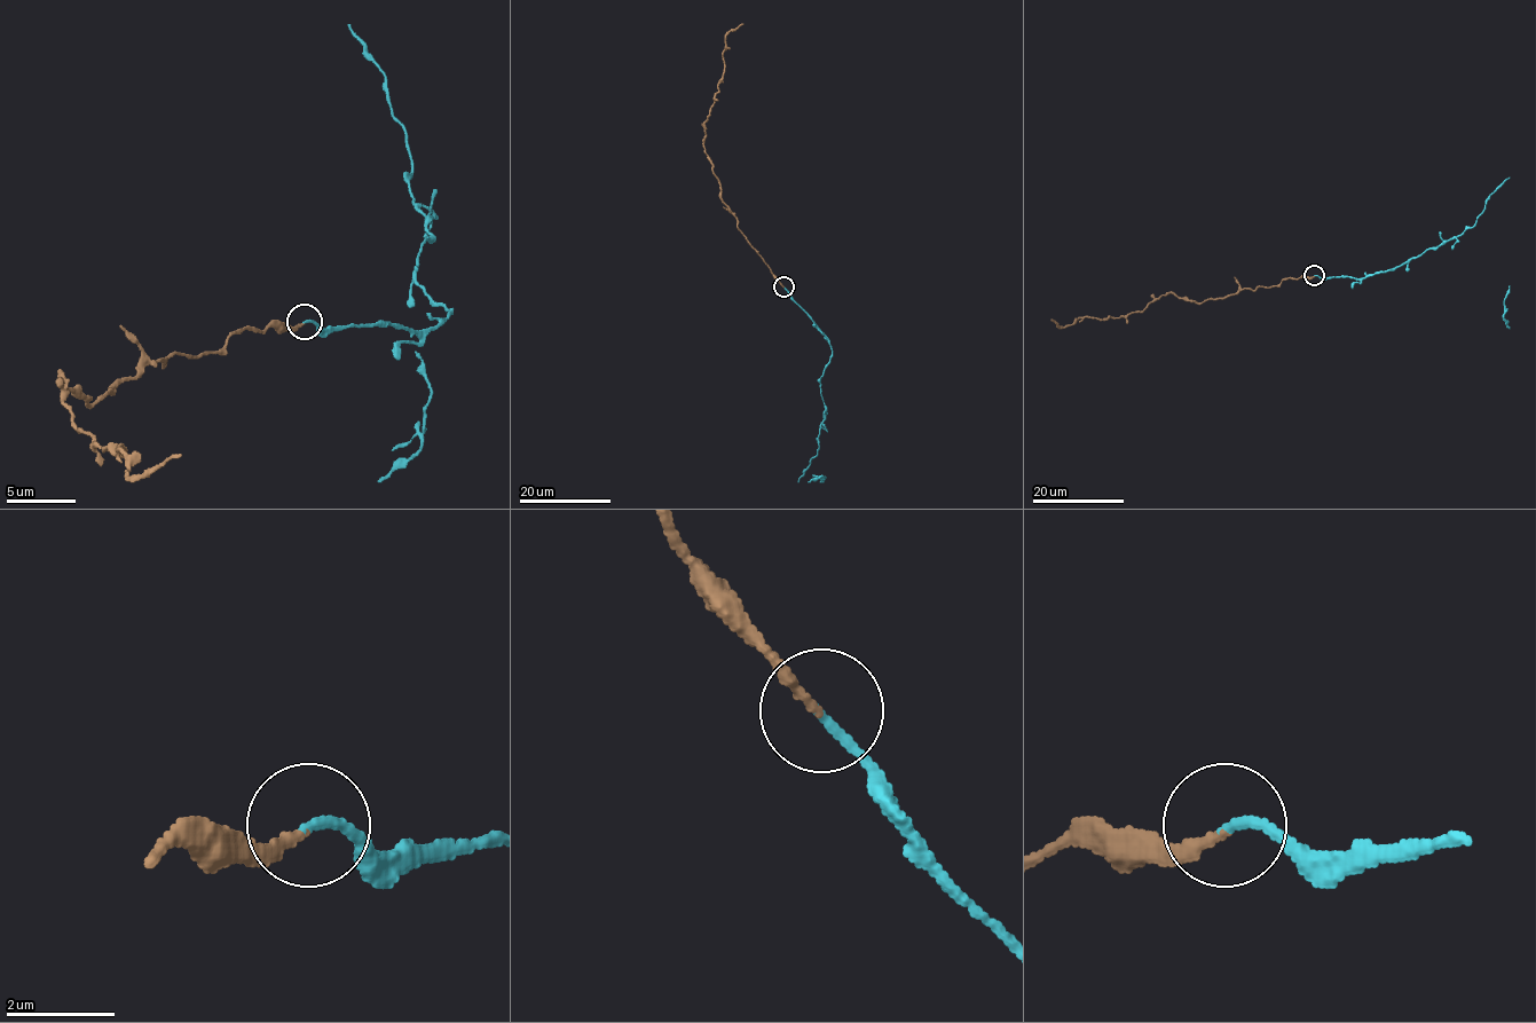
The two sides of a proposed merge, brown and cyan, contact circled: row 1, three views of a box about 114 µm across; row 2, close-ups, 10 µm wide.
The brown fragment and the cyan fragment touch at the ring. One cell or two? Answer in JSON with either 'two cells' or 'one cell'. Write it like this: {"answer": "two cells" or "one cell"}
{"answer": "one cell"}

